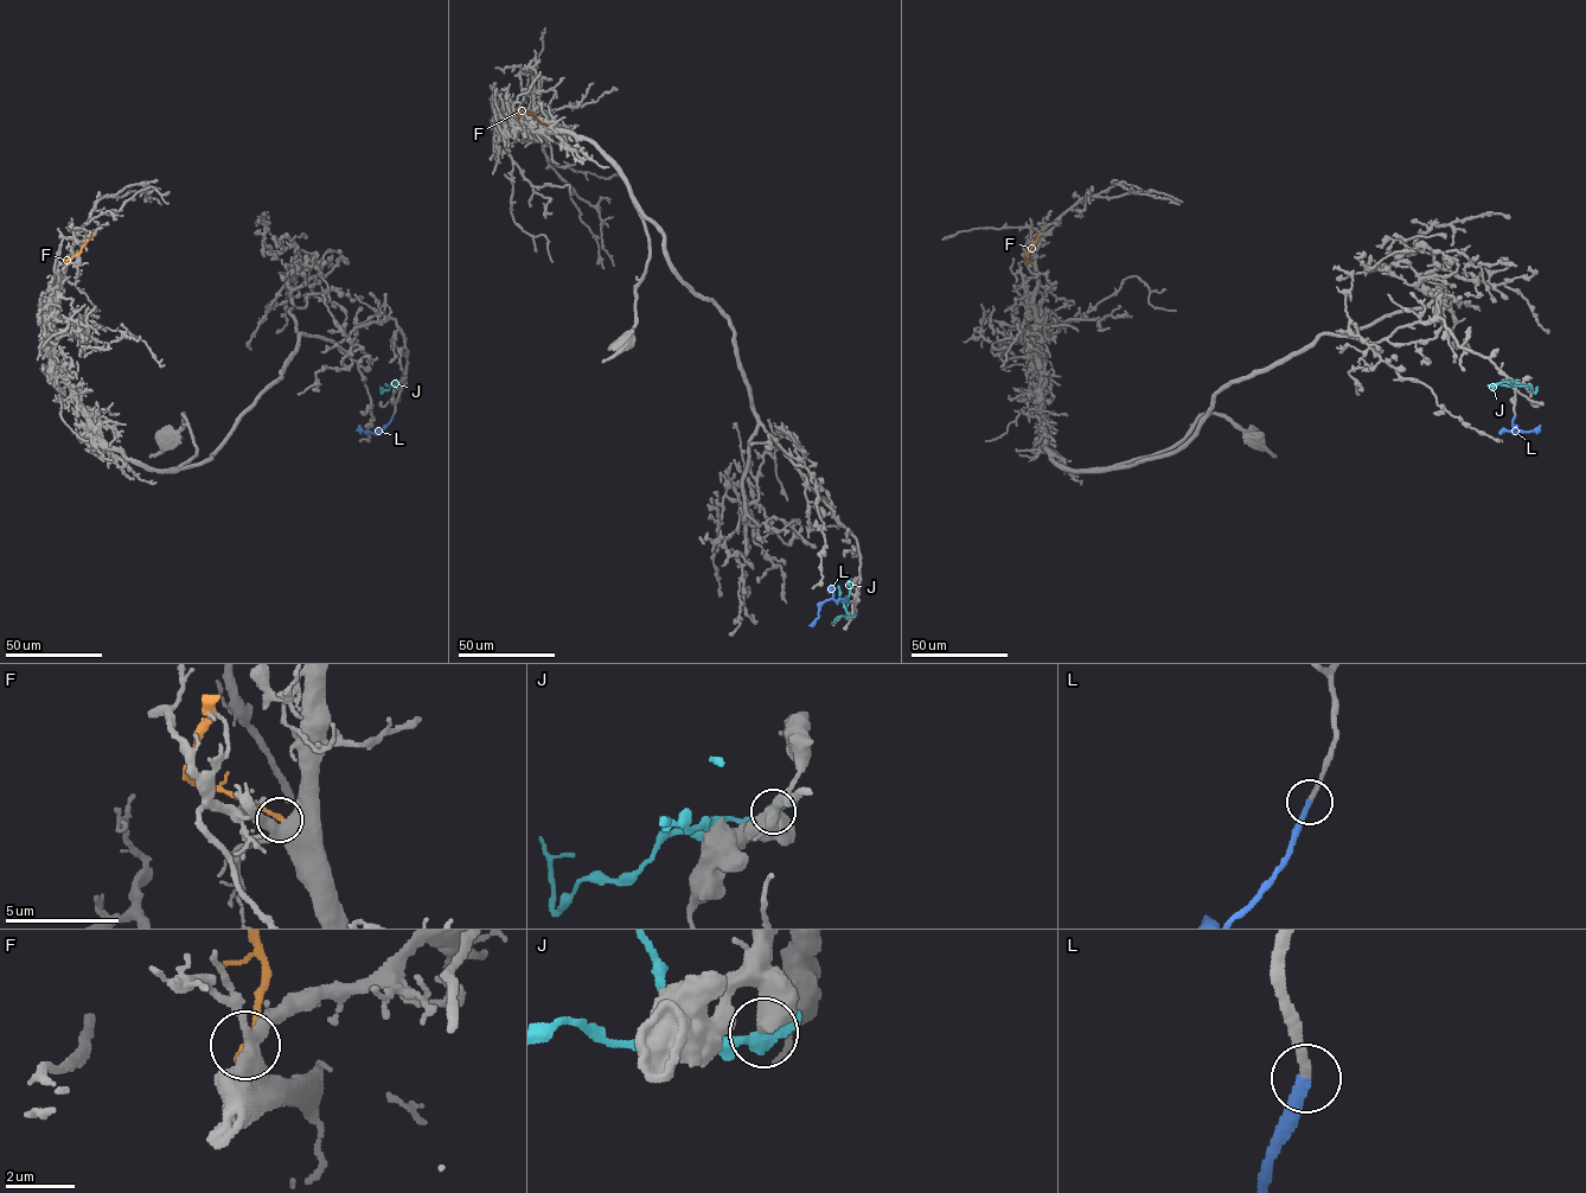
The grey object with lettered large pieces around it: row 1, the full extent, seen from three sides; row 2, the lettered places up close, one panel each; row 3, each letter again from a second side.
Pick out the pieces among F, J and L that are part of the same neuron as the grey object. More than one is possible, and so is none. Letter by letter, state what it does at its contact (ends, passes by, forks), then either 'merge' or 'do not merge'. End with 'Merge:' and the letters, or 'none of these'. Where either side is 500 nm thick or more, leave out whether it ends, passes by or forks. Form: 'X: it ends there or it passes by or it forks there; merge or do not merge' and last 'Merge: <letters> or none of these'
F: it ends there; do not merge
J: do not merge
L: it ends there; merge
Merge: L

